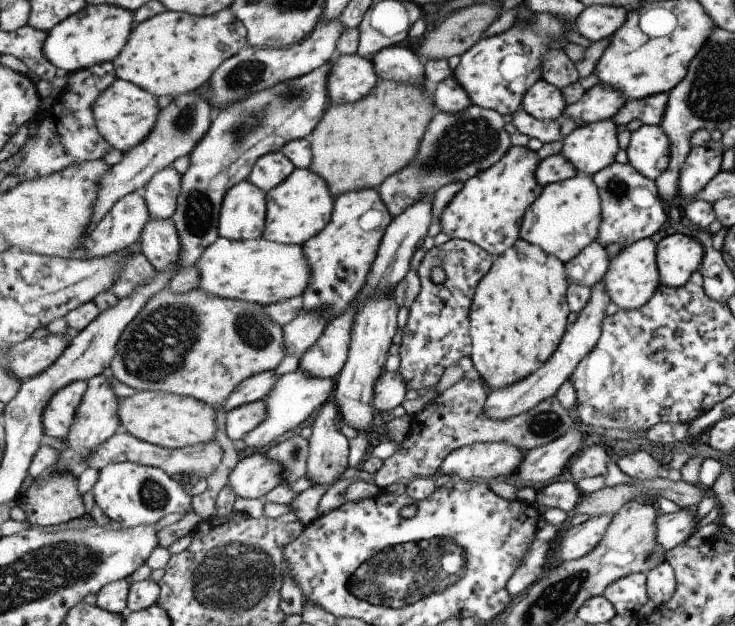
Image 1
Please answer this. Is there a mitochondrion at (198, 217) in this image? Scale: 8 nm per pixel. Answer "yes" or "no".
yes

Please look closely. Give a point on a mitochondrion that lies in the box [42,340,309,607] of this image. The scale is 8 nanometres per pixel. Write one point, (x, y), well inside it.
(153, 494)

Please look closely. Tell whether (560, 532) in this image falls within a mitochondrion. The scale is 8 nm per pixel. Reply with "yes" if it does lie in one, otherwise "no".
no

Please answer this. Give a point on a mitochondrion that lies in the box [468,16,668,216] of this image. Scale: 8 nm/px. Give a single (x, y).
(616, 189)

